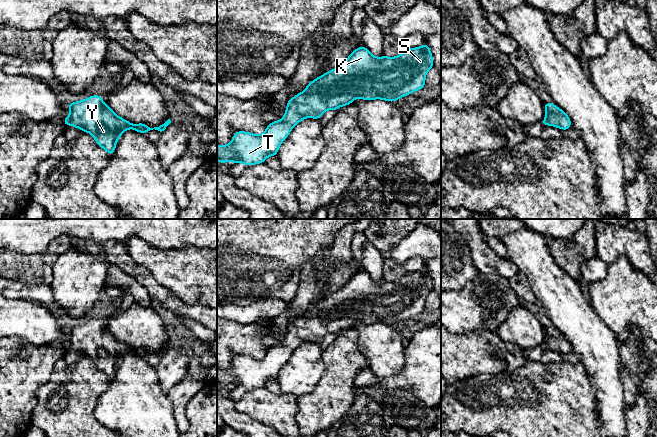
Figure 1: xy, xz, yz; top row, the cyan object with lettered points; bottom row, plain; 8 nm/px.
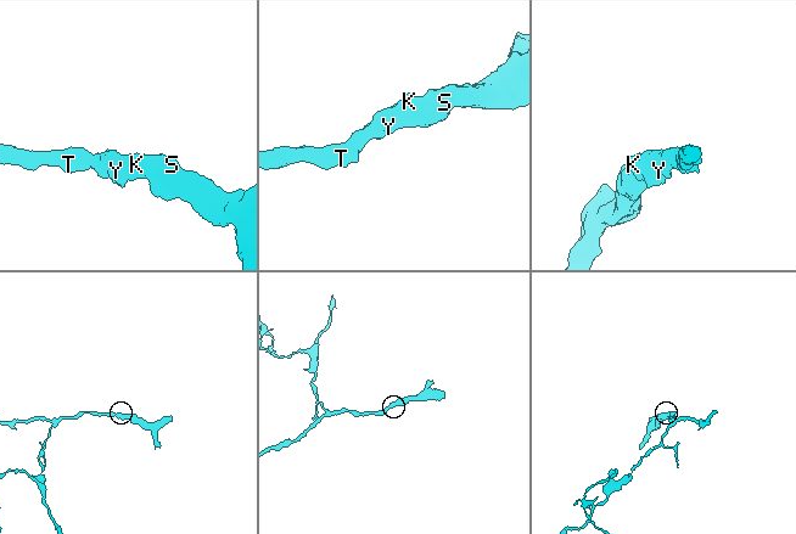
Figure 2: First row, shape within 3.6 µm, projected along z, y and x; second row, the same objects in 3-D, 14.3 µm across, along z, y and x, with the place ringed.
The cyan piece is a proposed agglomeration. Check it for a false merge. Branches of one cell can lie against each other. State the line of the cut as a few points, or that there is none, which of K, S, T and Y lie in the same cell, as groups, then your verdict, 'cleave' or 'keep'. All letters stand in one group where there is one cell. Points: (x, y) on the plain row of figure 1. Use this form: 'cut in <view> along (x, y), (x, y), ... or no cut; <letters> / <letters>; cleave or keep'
no cut; K S T Y; keep

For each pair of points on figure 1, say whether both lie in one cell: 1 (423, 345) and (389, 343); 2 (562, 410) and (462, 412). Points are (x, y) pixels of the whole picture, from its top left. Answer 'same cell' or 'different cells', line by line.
1: different cells
2: same cell

